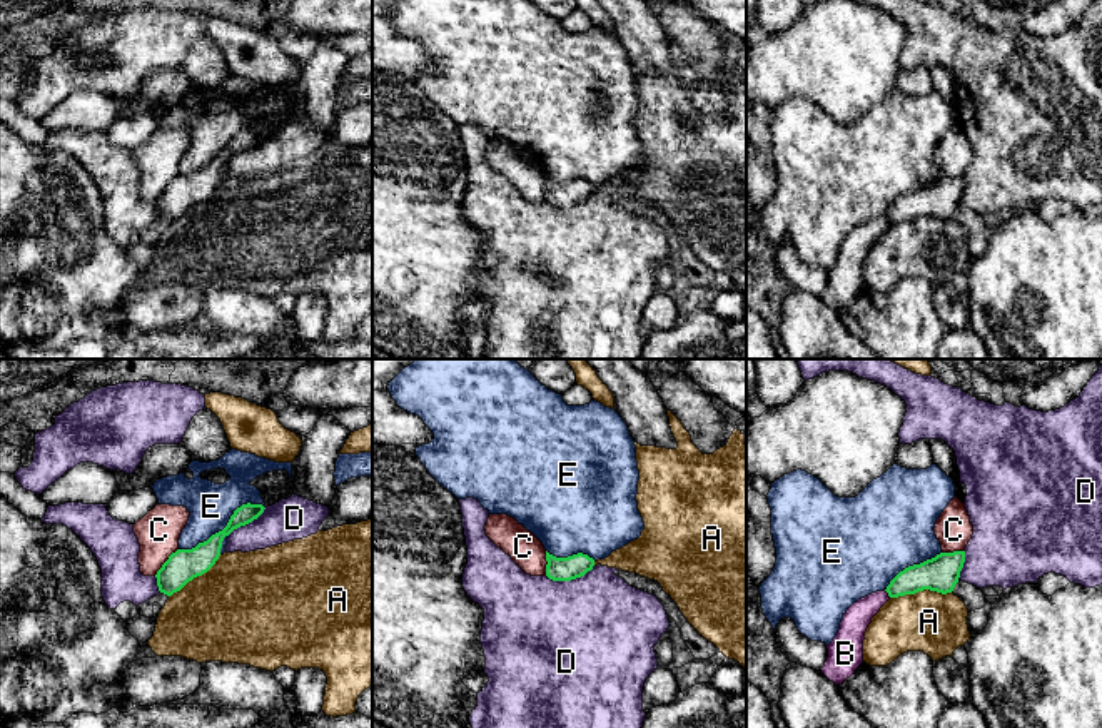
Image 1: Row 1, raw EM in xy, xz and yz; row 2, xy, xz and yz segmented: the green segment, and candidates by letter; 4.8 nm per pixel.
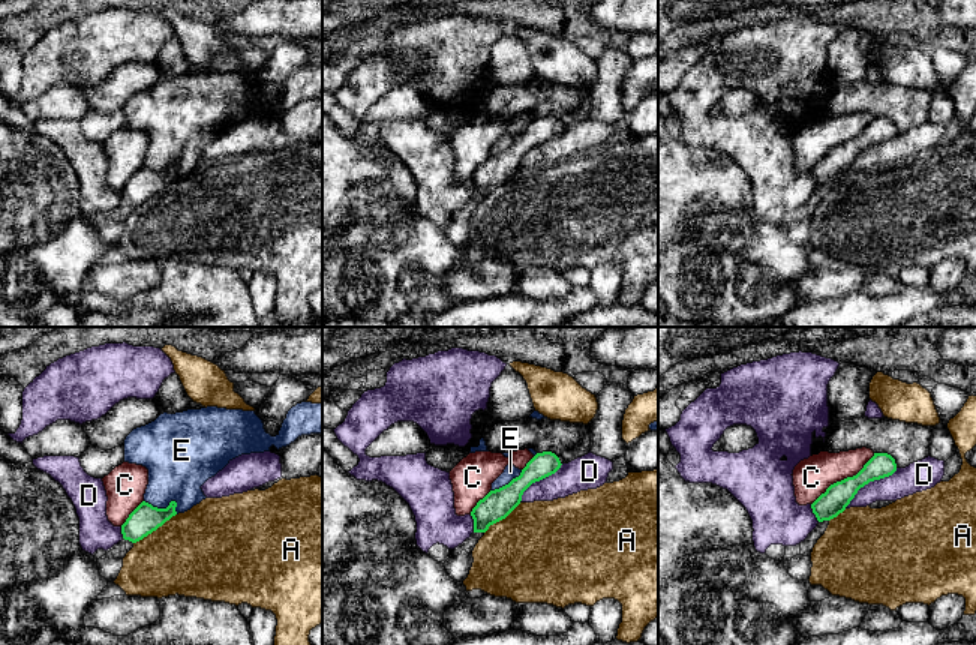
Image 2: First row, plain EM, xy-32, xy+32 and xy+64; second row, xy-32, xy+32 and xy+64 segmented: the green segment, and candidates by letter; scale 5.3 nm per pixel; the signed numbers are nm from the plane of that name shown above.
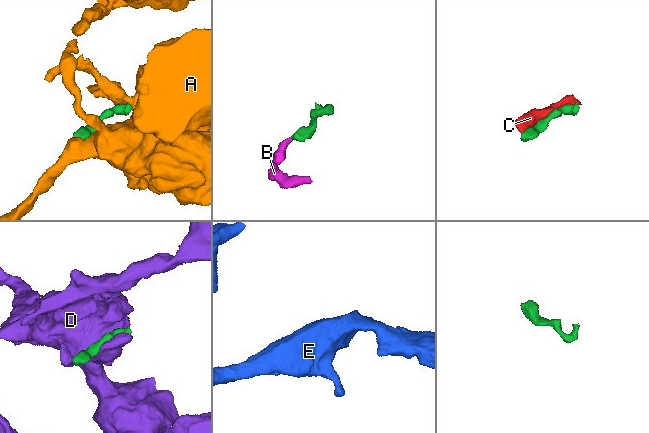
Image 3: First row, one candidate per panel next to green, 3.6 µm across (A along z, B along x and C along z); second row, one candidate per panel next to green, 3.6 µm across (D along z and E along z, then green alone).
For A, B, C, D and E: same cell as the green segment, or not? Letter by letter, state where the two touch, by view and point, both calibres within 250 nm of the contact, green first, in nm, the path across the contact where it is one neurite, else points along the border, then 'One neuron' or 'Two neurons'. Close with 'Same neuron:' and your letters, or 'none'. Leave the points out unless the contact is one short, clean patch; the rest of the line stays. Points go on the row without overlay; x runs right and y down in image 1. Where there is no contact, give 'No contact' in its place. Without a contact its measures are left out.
A: Touches green at yz (920, 216). Thickness 170 nm (green) against 300 nm. Two neurons
B: Touches green at yz (887, 217). Thickness 160 nm (green) against 130 nm. Boundary: yz (884, 216), (890, 222). Two neurons
C: Touches green at xy (166, 187). Thickness 160 nm (green) against 200 nm. Two neurons
D: Touches green at xz (570, 206). Thickness 110 nm (green) against 500 nm. Two neurons
E: Touches green at xy (226, 152). Thickness 140 nm (green) against 220 nm. Two neurons
Same neuron: none

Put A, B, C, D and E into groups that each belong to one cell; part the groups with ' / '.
A / B / C / D / E

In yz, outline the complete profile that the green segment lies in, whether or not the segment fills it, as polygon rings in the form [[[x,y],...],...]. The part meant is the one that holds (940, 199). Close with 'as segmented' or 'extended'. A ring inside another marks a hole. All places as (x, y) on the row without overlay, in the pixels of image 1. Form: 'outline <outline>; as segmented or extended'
outline [[[965,177],[940,179],[932,185],[900,197],[887,212],[890,224],[915,220],[923,215],[952,219],[965,189]]]; as segmented

